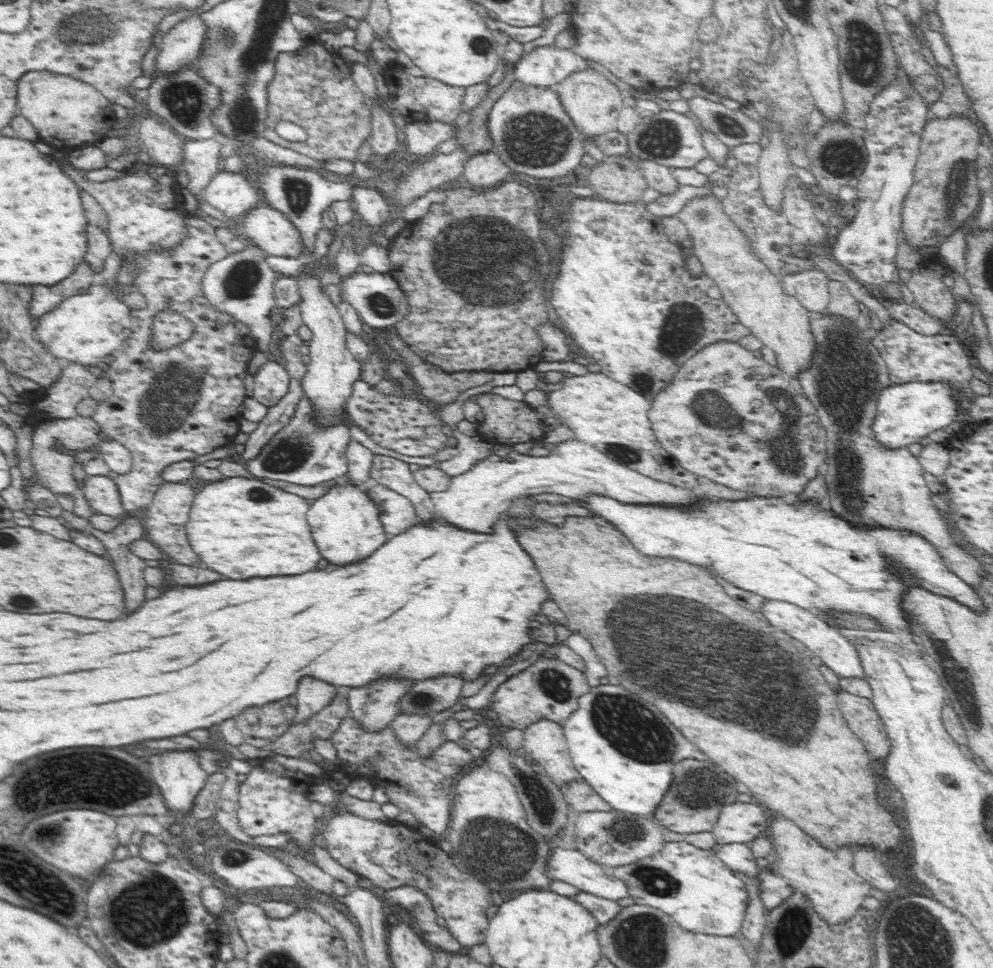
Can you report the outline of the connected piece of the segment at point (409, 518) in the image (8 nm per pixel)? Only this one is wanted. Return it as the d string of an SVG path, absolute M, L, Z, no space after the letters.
M378 484L367 492L377 504L386 534L400 534L420 522L414 505L405 496L386 488L383 484Z

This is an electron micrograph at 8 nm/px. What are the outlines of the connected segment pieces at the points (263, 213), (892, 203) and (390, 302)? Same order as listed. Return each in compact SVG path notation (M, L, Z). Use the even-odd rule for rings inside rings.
M262 203L242 216L240 228L249 242L259 246L269 256L298 258L304 252L302 237L300 237L300 233L298 233L298 229L294 226L294 223L284 213Z
M899 68L897 77L893 83L884 87L871 102L872 108L866 116L866 130L870 134L863 136L866 144L866 164L862 174L858 177L858 210L850 218L850 224L842 226L840 232L832 241L831 254L829 259L836 261L843 266L849 274L857 279L860 283L868 284L886 284L887 282L899 282L898 269L895 265L898 245L901 241L901 212L902 202L908 194L908 190L914 184L914 168L920 156L920 140L922 132L929 117L934 118L929 111L928 104L924 102L920 93L914 89L908 75L904 70Z
M372 272L372 273L352 273L346 277L339 285L339 295L343 302L349 302L352 308L356 310L360 320L376 330L395 326L409 312L409 303L405 292L401 286L392 278L390 272Z

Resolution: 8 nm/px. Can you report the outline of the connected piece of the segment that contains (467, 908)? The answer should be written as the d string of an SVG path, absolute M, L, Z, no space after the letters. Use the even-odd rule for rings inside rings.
M333 812L332 818L326 822L324 831L318 833L318 843L328 850L332 858L360 878L368 879L375 886L386 890L396 889L400 886L414 886L422 890L429 898L438 916L446 920L447 930L454 939L465 947L473 947L475 944L485 943L486 931L490 918L486 911L493 905L490 896L491 888L485 882L478 882L472 876L463 874L459 868L454 866L453 856L442 852L430 839L424 837L415 829L415 825L406 825L389 822L376 822L360 818L351 812Z

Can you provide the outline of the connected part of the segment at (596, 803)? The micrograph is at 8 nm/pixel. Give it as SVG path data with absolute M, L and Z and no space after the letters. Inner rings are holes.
M583 779L568 784L566 800L575 813L610 812L613 808Z

